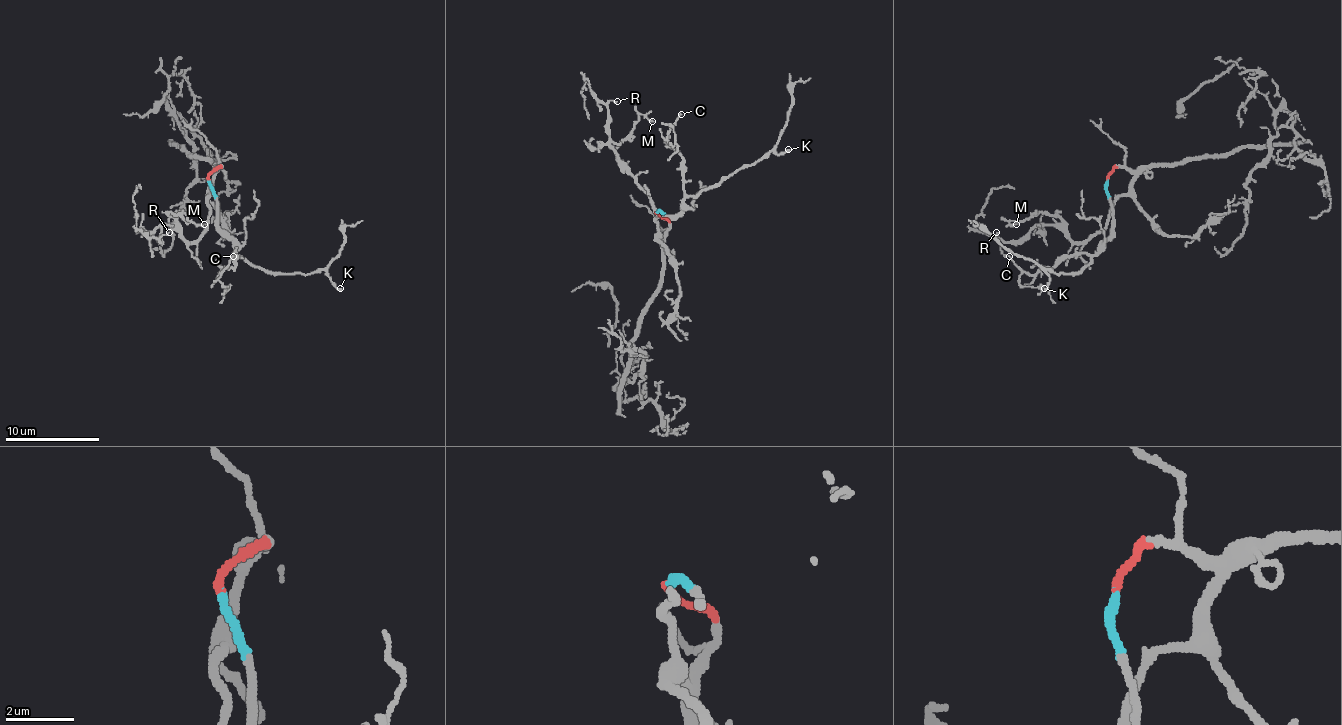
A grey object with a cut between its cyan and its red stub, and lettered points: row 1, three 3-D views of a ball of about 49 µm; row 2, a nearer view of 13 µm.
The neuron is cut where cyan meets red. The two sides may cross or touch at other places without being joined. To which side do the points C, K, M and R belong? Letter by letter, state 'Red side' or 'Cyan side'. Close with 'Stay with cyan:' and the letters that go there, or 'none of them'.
C: Cyan side
K: Cyan side
M: Red side
R: Red side
Stay with cyan: C, K

